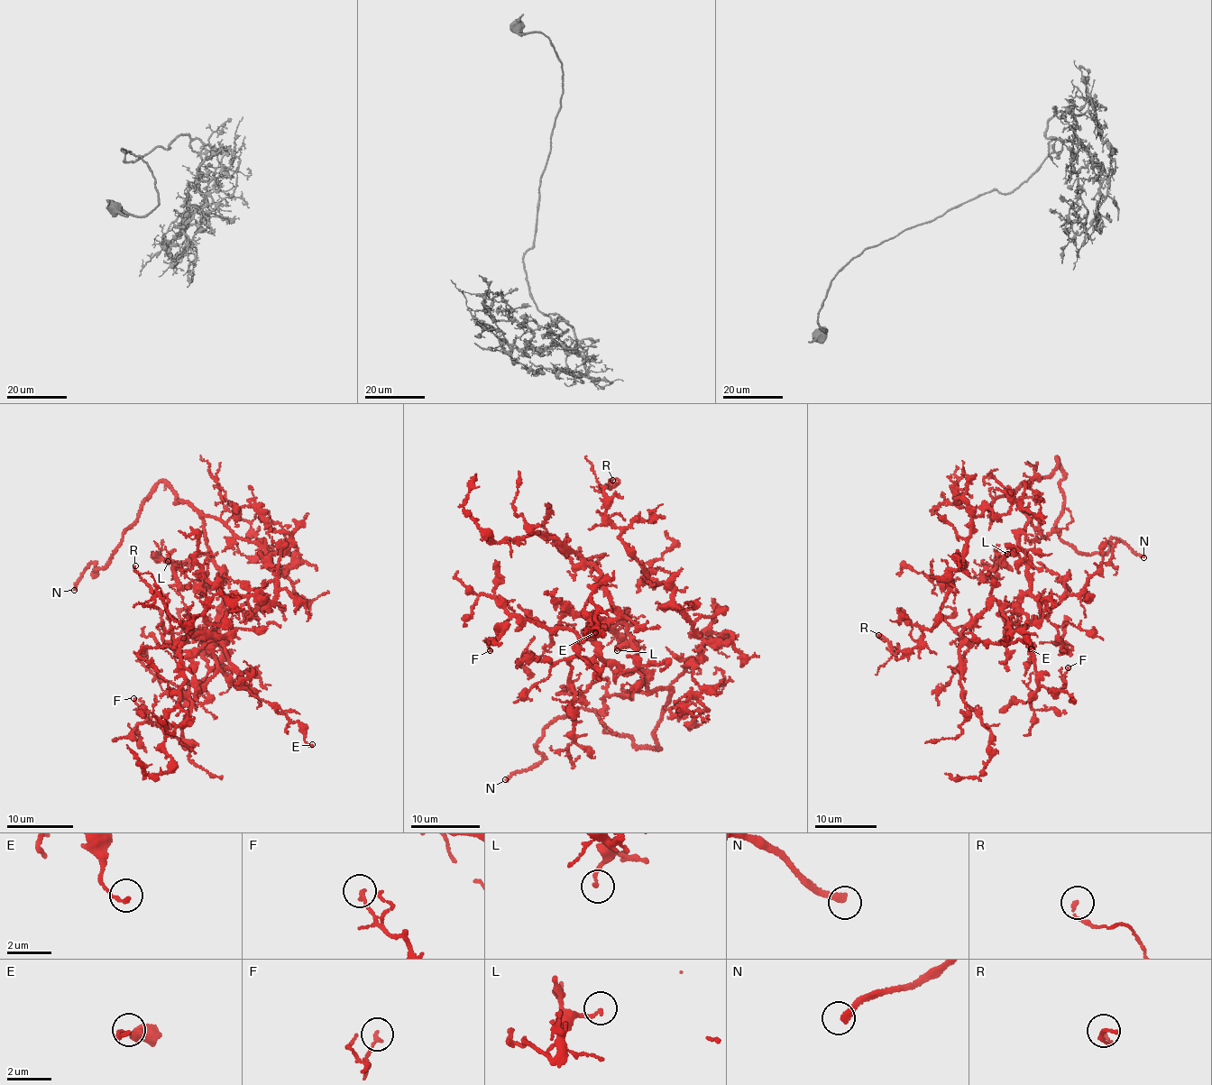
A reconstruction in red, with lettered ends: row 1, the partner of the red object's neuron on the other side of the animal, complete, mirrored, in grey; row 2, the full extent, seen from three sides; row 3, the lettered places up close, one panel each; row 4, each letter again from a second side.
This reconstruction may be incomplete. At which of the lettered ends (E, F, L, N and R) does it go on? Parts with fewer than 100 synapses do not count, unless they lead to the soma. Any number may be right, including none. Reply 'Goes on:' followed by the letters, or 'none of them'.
Goes on: N

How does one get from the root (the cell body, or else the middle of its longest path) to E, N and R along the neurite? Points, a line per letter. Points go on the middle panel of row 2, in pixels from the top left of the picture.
E: (648, 691), (645, 674), (625, 673), (592, 643), (602, 622), (585, 612), (591, 598), (595, 632)
N: (648, 691), (672, 692), (658, 749), (580, 708), (548, 721), (541, 760), (505, 779)
R: (648, 691), (677, 681), (702, 637), (606, 514), (601, 487), (612, 480)

